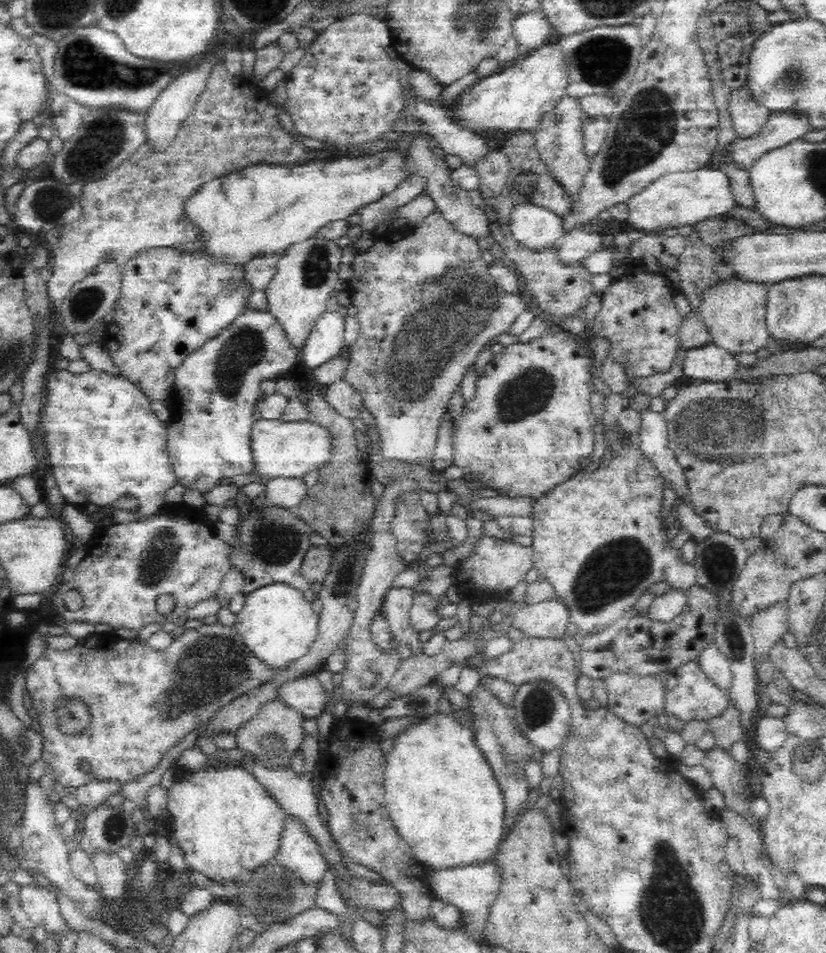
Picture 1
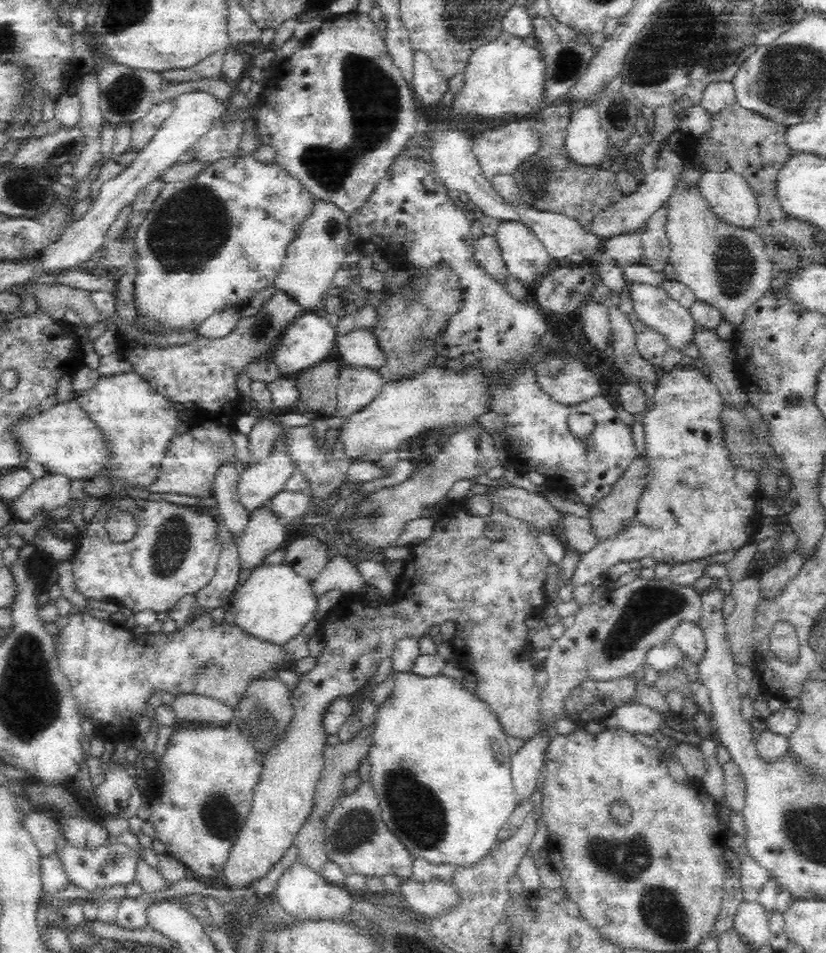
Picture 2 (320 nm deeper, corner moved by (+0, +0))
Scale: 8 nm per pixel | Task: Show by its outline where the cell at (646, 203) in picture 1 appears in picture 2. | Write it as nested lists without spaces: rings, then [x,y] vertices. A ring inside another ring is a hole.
[[[706,171],[700,176],[693,188],[698,193],[698,197],[706,203],[706,209],[714,215],[714,218],[735,227],[754,228],[758,216],[758,205],[744,175],[732,171]]]

